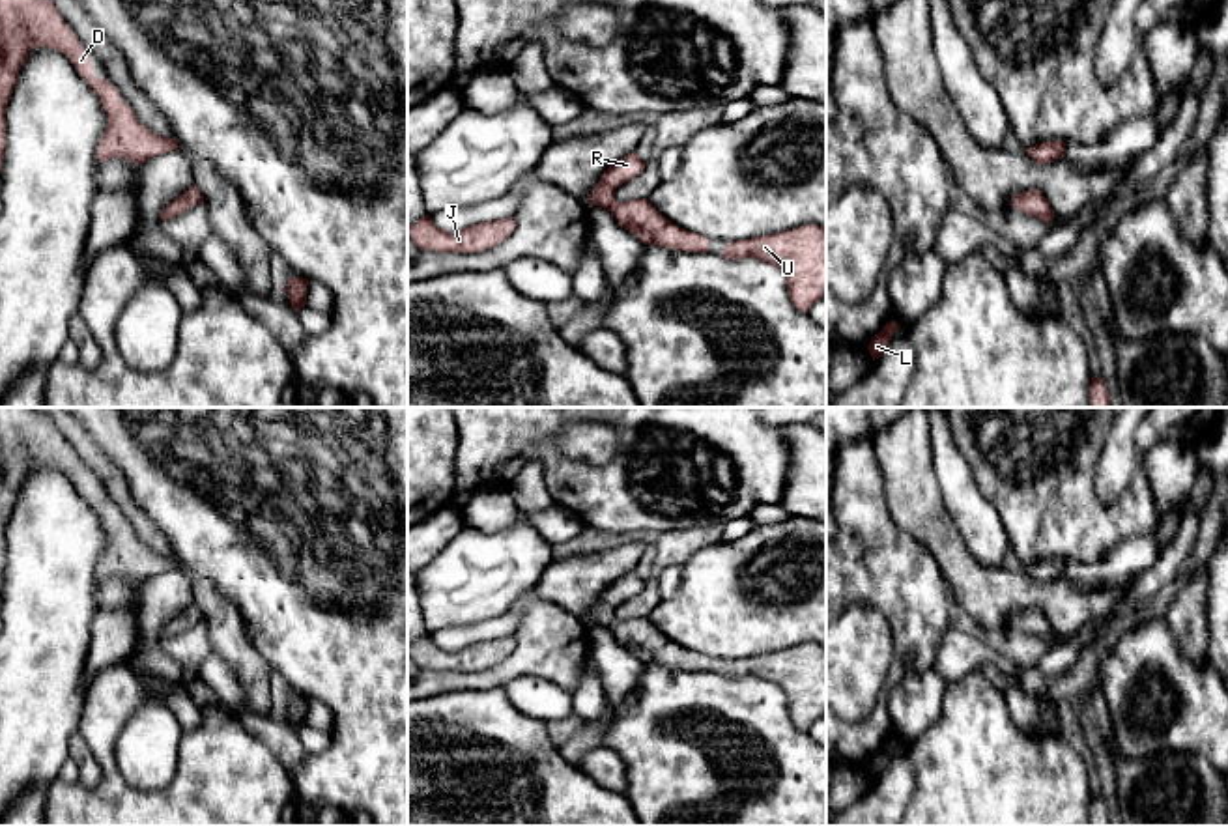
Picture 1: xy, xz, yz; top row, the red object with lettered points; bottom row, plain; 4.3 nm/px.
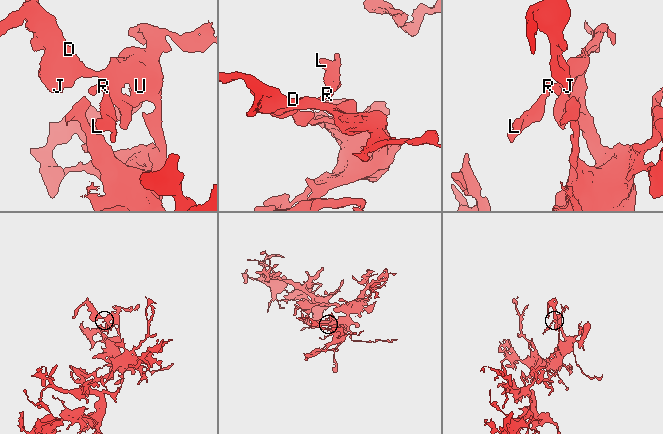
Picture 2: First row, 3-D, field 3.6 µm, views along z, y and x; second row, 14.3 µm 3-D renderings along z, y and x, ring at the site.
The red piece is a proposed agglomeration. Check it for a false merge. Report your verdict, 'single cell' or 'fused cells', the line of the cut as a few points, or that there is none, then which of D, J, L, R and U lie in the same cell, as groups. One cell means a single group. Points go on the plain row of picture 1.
single cell | no cut | D J L R U

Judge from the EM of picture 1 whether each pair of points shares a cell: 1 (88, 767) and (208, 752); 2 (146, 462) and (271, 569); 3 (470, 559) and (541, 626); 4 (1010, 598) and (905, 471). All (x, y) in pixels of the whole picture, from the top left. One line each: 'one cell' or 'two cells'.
1: two cells
2: one cell
3: two cells
4: one cell

